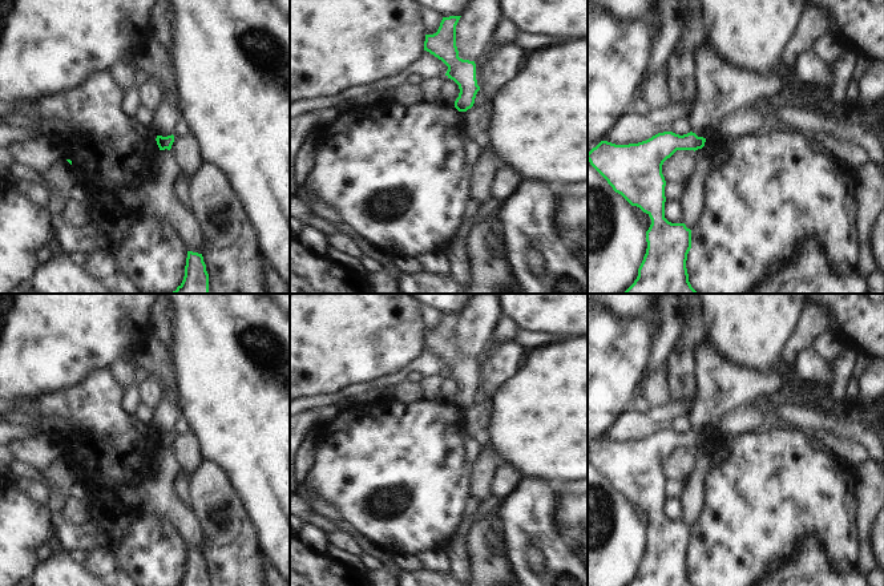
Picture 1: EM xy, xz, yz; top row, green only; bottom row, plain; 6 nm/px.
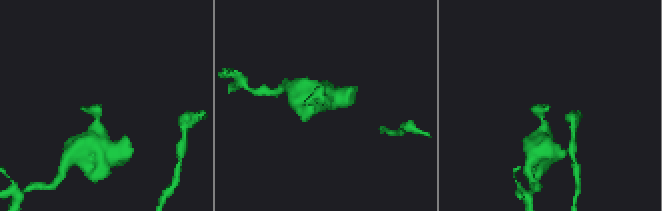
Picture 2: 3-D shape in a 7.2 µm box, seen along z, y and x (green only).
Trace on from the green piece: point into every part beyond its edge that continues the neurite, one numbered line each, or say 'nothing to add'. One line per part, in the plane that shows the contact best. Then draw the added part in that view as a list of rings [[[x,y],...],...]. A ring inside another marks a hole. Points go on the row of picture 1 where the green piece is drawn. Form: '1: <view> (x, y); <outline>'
nothing to add

